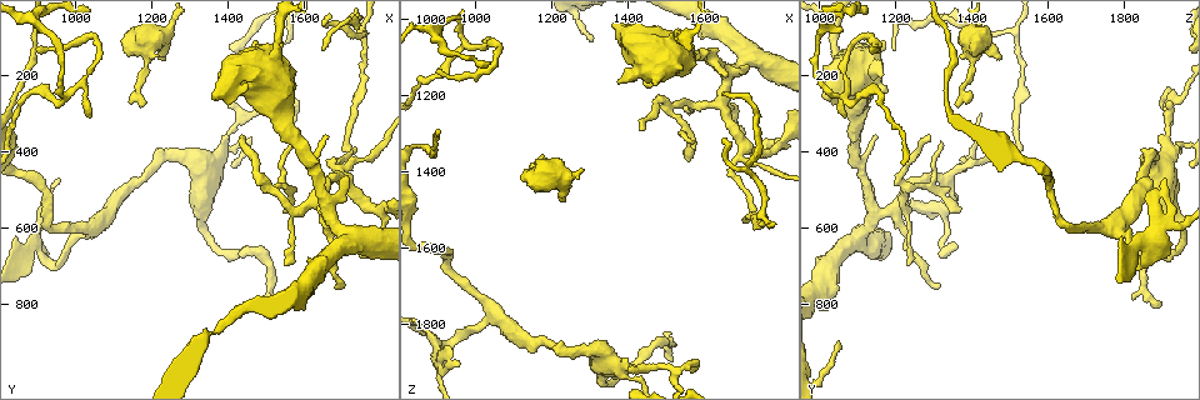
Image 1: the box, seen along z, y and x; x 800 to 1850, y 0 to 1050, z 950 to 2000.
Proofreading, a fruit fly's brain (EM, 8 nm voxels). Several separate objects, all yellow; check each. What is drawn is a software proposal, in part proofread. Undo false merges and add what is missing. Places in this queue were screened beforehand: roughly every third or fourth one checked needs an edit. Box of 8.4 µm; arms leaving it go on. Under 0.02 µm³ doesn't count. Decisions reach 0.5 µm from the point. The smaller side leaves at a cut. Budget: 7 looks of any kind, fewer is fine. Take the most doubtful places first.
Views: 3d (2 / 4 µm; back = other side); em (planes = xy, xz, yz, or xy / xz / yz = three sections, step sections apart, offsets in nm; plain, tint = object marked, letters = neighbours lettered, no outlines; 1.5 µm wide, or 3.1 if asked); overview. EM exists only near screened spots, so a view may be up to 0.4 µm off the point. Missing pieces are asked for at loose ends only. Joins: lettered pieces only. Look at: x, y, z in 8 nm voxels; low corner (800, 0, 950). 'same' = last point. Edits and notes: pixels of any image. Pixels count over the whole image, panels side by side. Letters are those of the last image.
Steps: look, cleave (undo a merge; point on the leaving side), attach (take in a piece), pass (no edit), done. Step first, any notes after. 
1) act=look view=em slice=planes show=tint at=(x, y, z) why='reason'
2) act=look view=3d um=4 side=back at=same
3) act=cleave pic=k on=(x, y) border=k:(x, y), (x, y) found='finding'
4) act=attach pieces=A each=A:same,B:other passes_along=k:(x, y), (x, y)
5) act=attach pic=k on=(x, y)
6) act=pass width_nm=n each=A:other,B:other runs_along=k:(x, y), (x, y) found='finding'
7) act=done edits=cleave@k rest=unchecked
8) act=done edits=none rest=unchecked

act=look view=em slice=xy step=8 show=letters at=(1175, 275, 1360) why='tapers out'

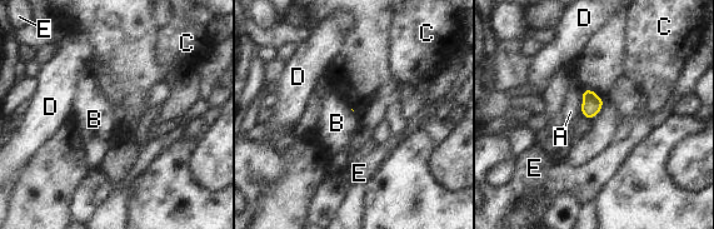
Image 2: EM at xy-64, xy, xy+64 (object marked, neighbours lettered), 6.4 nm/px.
act=look view=em slice=planes show=letters at=same why='another direction'

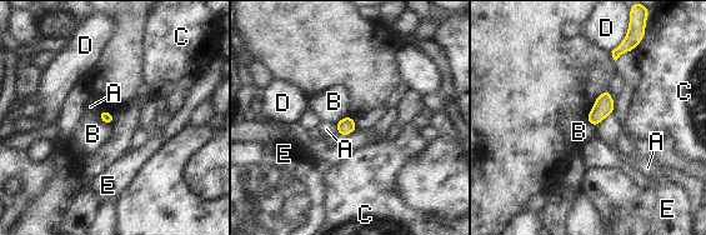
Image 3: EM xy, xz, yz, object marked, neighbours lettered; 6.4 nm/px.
act=pass each=A:other,B:other,C:other,D:other,E:other border=3:(99, 109), (99, 119), (110, 125) found='no lettered piece goes on from it'

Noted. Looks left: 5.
act=look view=em slice=planes show=letters at=(1305, 895, 1055) why='free end'

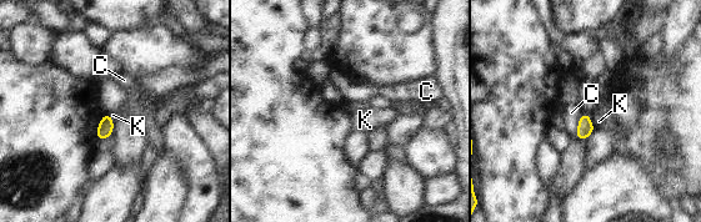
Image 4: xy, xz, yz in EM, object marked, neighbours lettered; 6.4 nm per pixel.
act=pass each=C:other,K:other found='none of them fits'

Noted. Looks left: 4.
act=look view=em slice=planes show=letters at=(975, 255, 1060) why='abrupt turn'

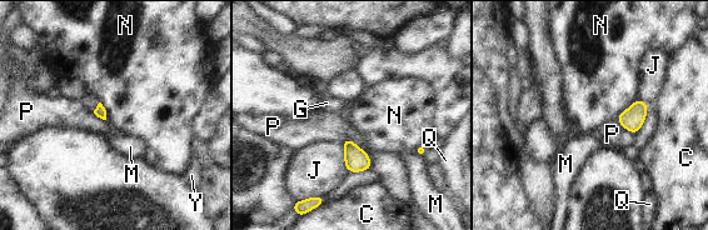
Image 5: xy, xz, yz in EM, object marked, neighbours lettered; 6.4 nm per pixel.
act=pass width_nm=150 each=C:other,G:other,J:other,M:other,N:other,P:other,Q:other,Y:other border=5:(347, 136), (368, 154), (372, 168) found='all the same neuron'

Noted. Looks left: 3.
act=done edits=none rest=unchecked

